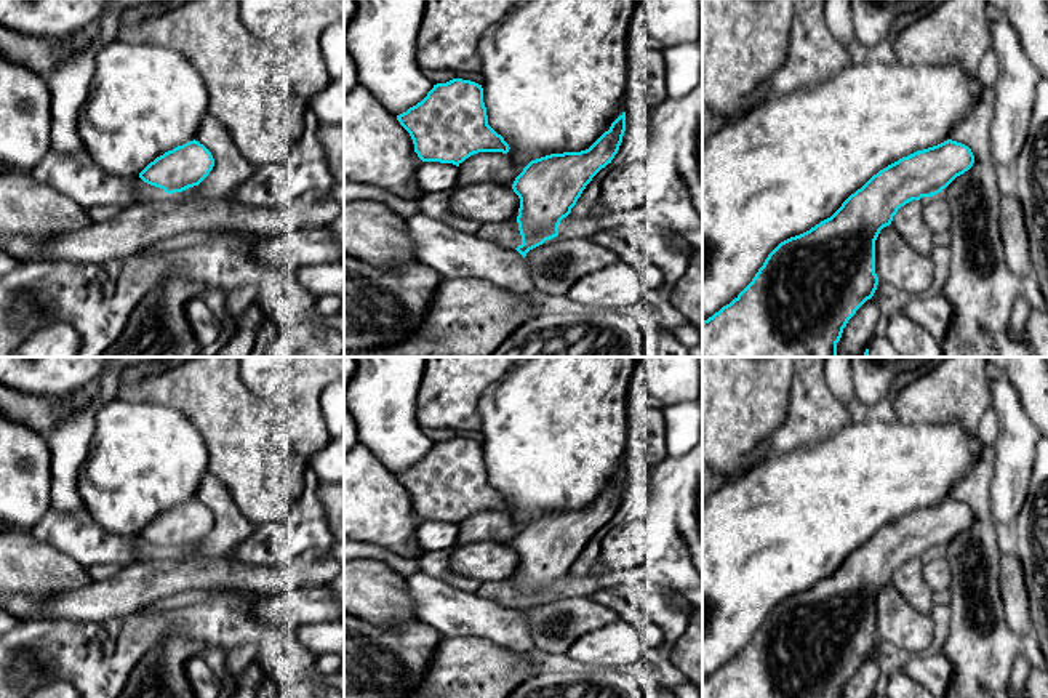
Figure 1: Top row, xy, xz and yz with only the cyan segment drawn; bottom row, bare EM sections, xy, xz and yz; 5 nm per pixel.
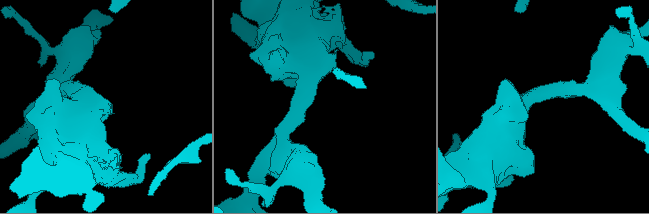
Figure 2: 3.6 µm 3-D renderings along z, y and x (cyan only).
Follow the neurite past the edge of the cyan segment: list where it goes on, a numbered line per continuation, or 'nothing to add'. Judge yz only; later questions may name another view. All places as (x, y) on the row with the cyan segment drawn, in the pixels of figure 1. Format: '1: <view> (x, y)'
1: yz (936, 213)
2: yz (896, 263)

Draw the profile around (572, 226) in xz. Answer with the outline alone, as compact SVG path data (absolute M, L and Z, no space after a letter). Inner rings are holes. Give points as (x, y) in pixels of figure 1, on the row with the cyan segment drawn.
M570 213L558 224L558 235L563 239L589 237L598 231L598 221L602 216L578 218Z

